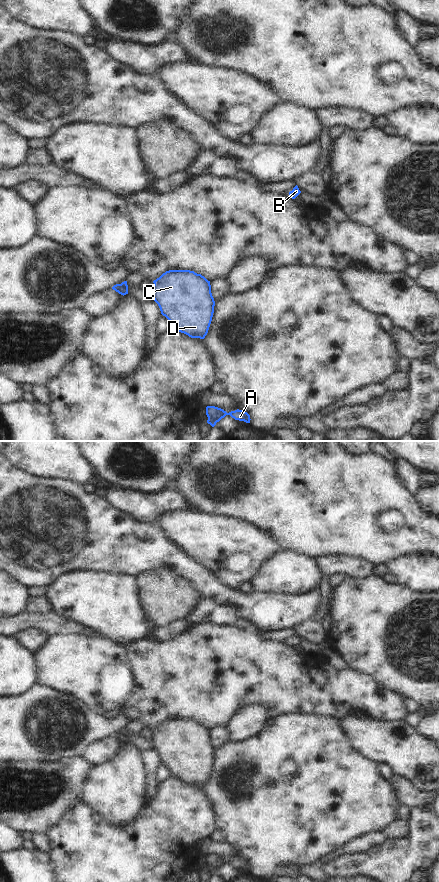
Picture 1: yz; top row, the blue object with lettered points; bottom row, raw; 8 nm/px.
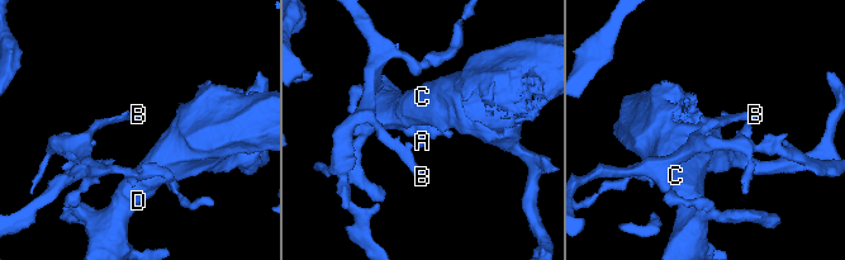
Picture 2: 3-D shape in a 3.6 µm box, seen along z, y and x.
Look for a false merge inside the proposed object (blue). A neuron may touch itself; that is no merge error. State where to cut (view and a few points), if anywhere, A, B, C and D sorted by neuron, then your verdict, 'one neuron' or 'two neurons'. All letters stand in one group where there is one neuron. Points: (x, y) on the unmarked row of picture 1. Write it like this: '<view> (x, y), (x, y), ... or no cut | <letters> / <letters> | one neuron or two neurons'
yz (121, 731), (127, 737) | A C D / B | two neurons

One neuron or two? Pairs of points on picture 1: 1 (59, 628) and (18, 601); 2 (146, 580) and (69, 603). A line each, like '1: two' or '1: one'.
1: two
2: two

